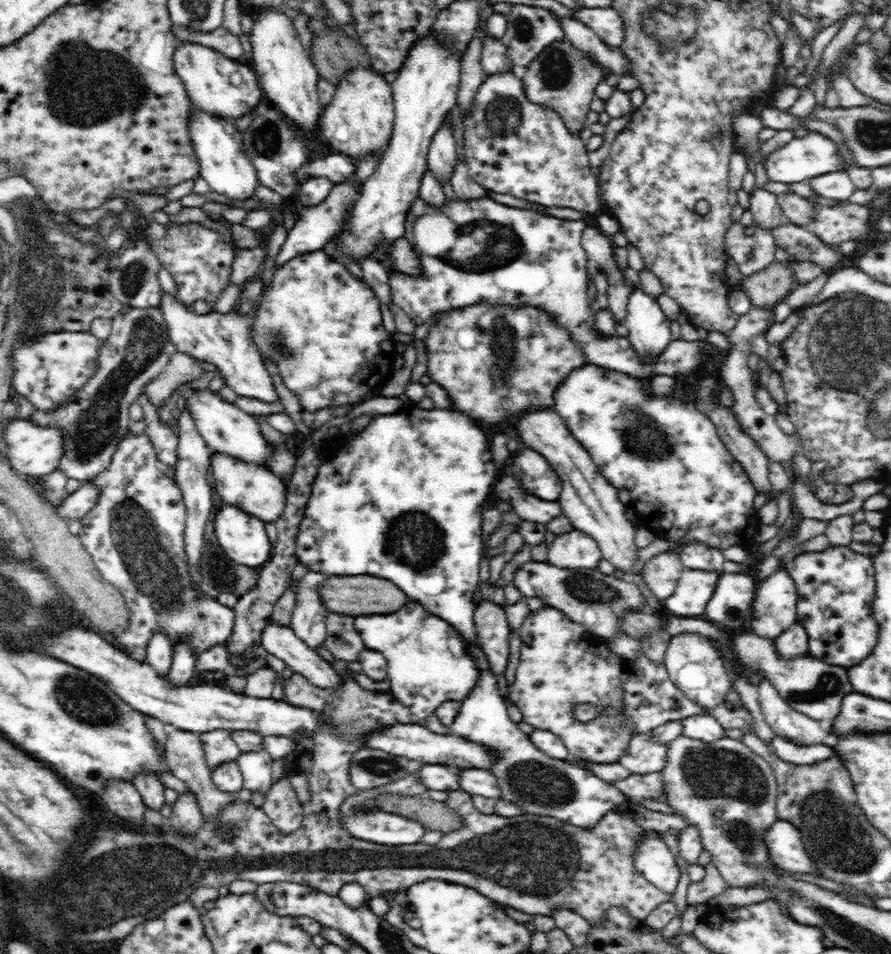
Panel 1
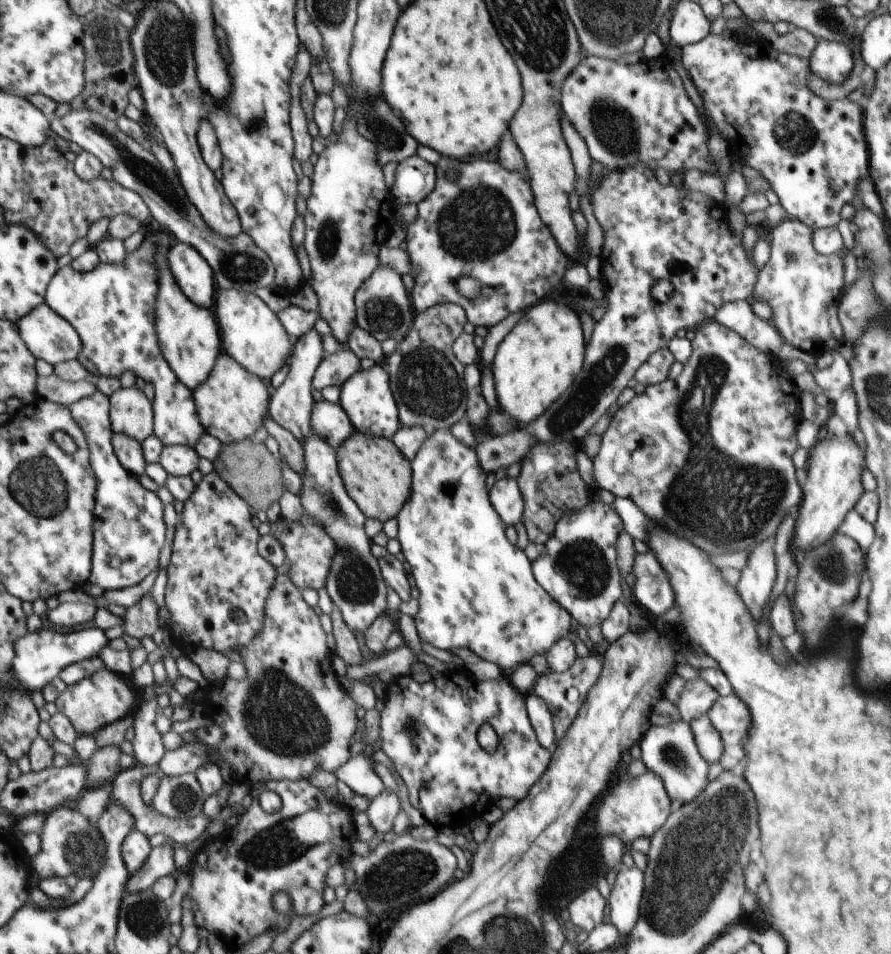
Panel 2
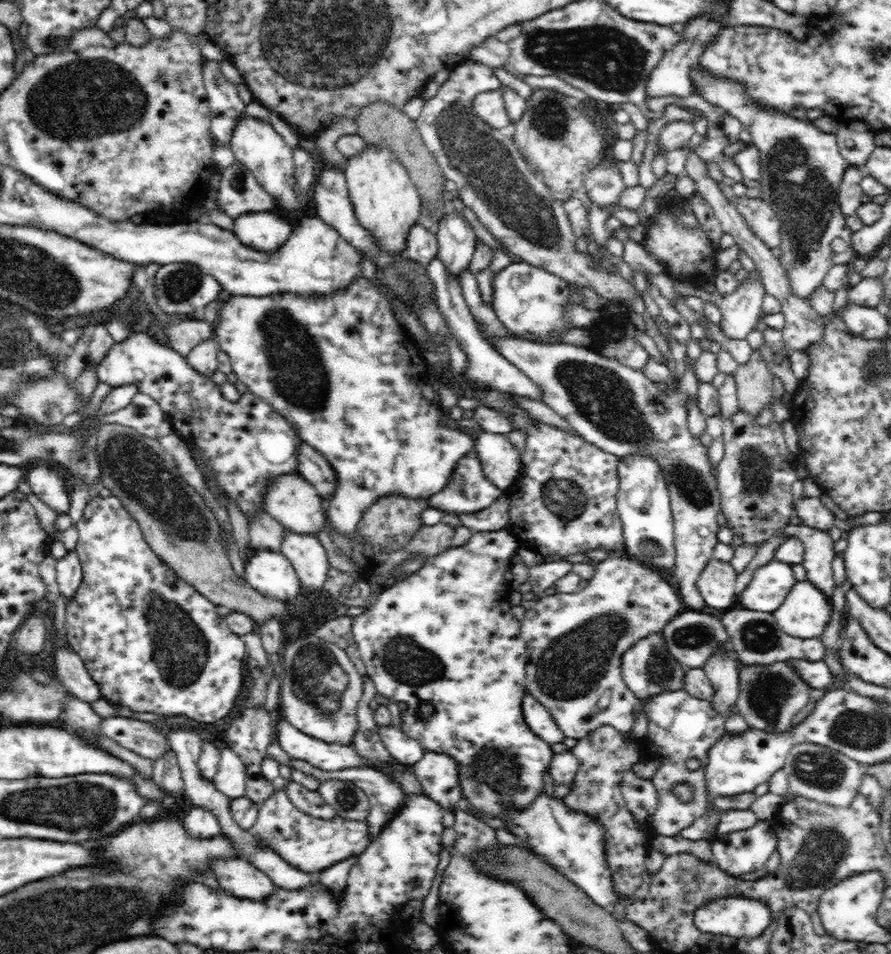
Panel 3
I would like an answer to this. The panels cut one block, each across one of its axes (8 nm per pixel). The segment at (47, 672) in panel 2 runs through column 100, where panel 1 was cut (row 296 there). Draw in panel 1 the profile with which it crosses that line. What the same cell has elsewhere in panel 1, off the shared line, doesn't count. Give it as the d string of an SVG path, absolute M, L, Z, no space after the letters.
M634 290L623 320L628 328L628 341L635 346L636 353L643 356L656 356L664 352L672 341L671 321L666 318L656 298L644 291Z

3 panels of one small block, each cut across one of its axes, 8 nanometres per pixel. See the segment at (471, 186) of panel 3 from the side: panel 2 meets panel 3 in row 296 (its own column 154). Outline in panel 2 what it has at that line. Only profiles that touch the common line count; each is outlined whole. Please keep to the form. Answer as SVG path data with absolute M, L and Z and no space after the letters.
M151 594L145 596L138 604L128 607L123 618L125 634L134 638L151 636L158 630L158 608Z

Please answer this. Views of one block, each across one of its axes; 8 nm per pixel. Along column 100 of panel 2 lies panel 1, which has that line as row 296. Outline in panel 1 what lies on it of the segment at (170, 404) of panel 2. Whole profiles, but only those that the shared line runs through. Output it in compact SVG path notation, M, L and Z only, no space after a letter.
M322 249L293 257L274 272L272 284L259 300L249 333L263 360L272 360L278 368L284 386L298 398L302 411L315 413L324 410L324 406L339 407L344 411L352 409L379 395L380 388L395 371L392 363L398 352L393 336L382 325L378 297Z

